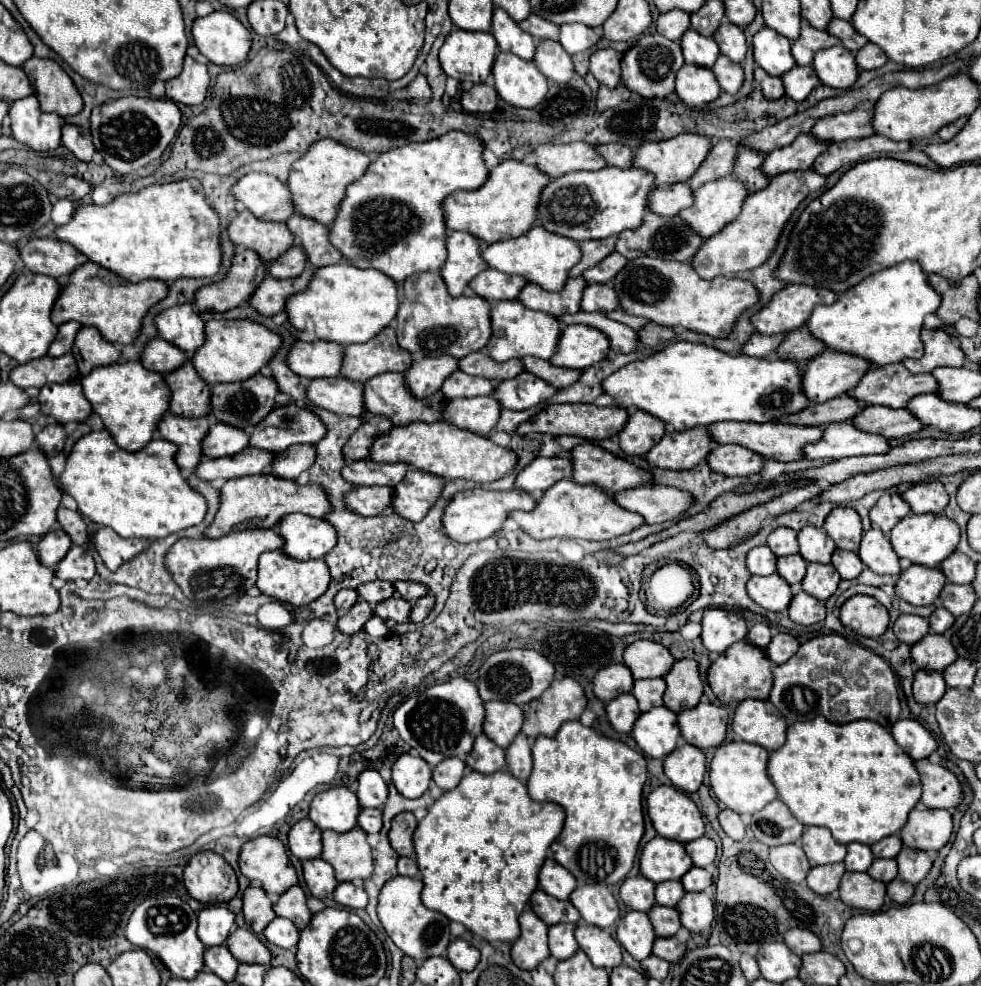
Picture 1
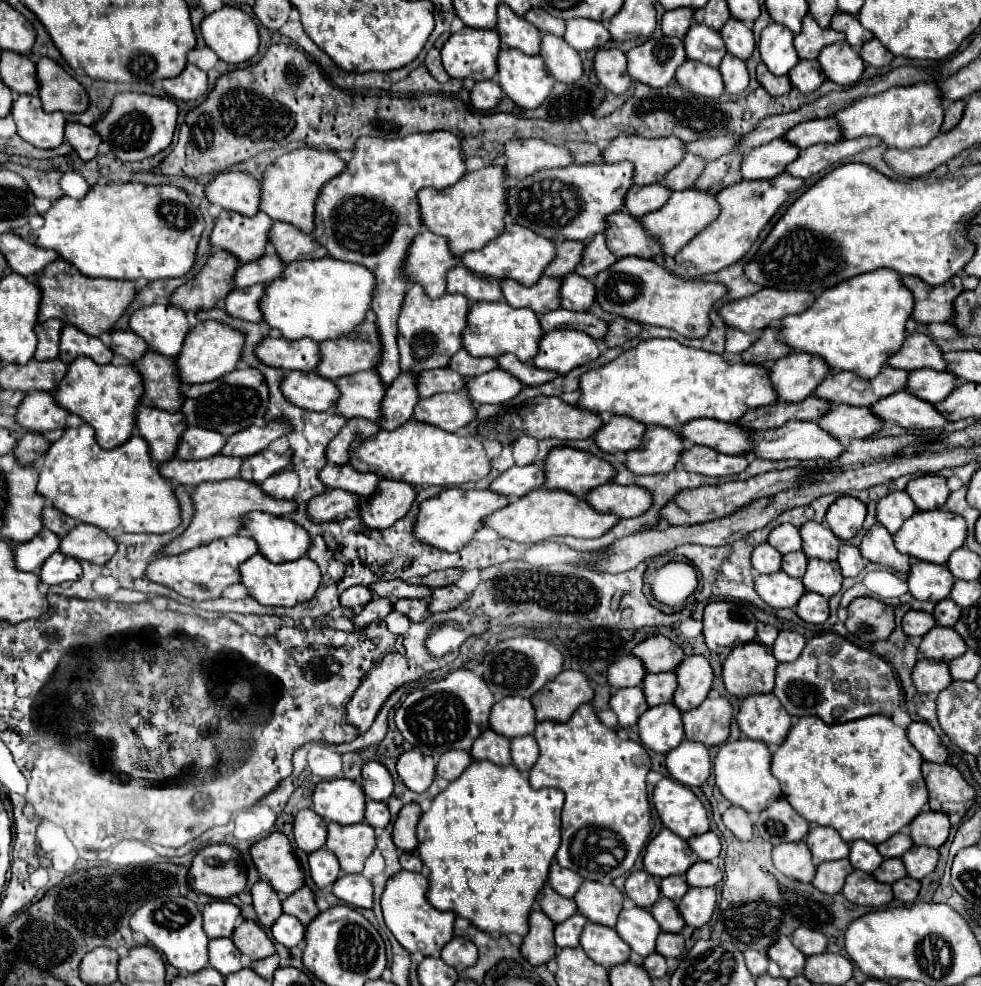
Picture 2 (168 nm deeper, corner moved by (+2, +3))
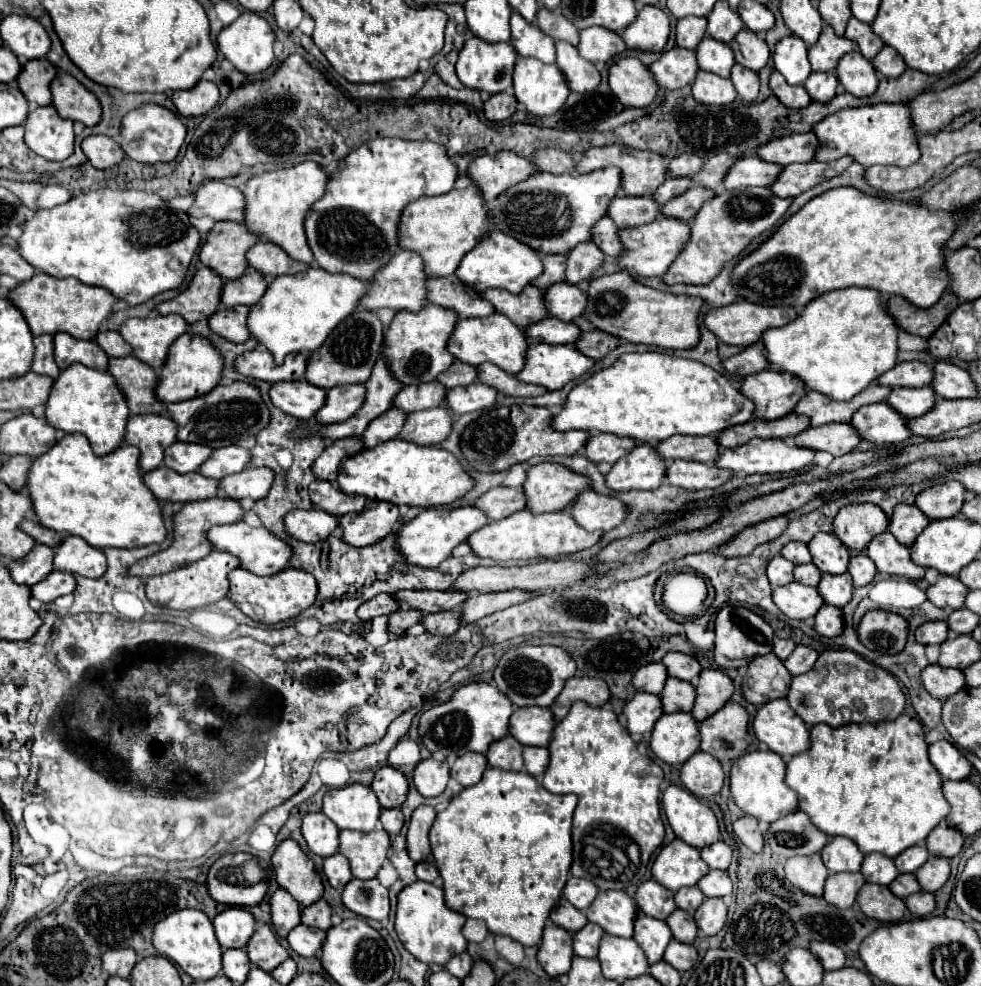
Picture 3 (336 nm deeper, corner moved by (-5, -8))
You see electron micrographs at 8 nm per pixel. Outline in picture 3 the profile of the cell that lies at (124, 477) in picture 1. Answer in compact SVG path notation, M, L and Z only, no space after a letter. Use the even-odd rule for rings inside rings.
M84 435L60 437L44 455L34 459L28 471L26 487L38 523L58 533L78 535L96 549L136 549L162 543L166 527L158 499L144 487L138 455L136 447L122 445L104 457L96 457Z

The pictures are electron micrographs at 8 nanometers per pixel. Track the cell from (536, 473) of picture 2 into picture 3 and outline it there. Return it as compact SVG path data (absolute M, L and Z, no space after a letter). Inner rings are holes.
M494 487L488 493L480 495L476 501L472 501L472 507L484 511L490 521L500 521L524 509L524 495L520 495L520 487Z

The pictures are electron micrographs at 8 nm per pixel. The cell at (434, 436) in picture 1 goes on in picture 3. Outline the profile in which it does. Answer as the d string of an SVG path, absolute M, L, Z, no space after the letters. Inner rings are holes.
M390 439L374 449L364 449L342 461L338 471L338 489L346 495L362 495L370 501L388 501L398 507L438 507L460 499L474 487L474 481L462 469L454 455L442 447L420 447L402 439Z

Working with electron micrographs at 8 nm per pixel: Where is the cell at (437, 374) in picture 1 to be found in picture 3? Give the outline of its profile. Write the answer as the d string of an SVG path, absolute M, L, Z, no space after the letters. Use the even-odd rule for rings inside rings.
M388 409L384 415L376 417L368 425L368 429L362 433L364 447L372 449L372 447L396 437L400 433L400 427L404 425L404 419L406 419L406 413L404 411L394 411L394 409Z

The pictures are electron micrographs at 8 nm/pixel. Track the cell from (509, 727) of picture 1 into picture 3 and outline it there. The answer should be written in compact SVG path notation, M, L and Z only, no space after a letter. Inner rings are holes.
M522 707L510 719L510 735L522 745L548 747L556 719L548 707Z

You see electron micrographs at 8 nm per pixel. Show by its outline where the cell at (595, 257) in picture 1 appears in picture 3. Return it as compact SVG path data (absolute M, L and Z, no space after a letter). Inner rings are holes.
M542 255L542 265L544 271L542 275L538 275L532 285L536 285L538 289L548 289L550 285L564 281L564 267L566 267L566 255Z

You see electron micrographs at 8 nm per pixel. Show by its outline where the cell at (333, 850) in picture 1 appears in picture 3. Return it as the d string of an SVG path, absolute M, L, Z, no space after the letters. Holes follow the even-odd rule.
M340 831L340 849L352 865L352 875L358 879L376 877L382 863L388 859L390 835L380 831Z

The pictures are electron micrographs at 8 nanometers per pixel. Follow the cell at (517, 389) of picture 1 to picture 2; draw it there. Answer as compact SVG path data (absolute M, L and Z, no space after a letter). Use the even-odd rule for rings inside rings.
M497 368L467 380L467 392L477 404L503 404L513 400L525 386L509 372Z

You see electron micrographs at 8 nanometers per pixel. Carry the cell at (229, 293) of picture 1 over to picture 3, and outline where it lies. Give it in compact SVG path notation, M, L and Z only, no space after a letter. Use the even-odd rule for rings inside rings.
M202 265L198 267L190 285L174 299L158 303L156 311L160 315L182 315L186 323L208 319L220 307L222 285L224 281L220 279L220 275L212 275L212 271L208 271L208 267Z

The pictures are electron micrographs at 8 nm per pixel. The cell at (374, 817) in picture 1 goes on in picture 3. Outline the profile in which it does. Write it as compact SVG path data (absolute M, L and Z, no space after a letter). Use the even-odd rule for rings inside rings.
M382 809L380 823L382 823L384 831L388 831L394 837L404 825L404 815L402 815L400 809Z

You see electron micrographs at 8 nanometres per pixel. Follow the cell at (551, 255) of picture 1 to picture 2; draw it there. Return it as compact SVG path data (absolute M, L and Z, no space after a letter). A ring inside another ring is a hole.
M507 222L505 232L497 238L491 240L485 248L473 250L463 254L463 266L469 270L483 274L483 276L495 276L495 278L513 278L525 286L537 284L537 280L543 276L545 268L553 262L555 258L555 244L533 230L517 224L517 222Z

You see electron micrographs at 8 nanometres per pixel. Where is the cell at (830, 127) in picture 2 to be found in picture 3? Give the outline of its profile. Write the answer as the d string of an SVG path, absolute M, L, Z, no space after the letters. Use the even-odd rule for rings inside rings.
M790 133L768 141L756 149L756 157L766 163L790 165L812 161L816 151L816 137L812 133Z

